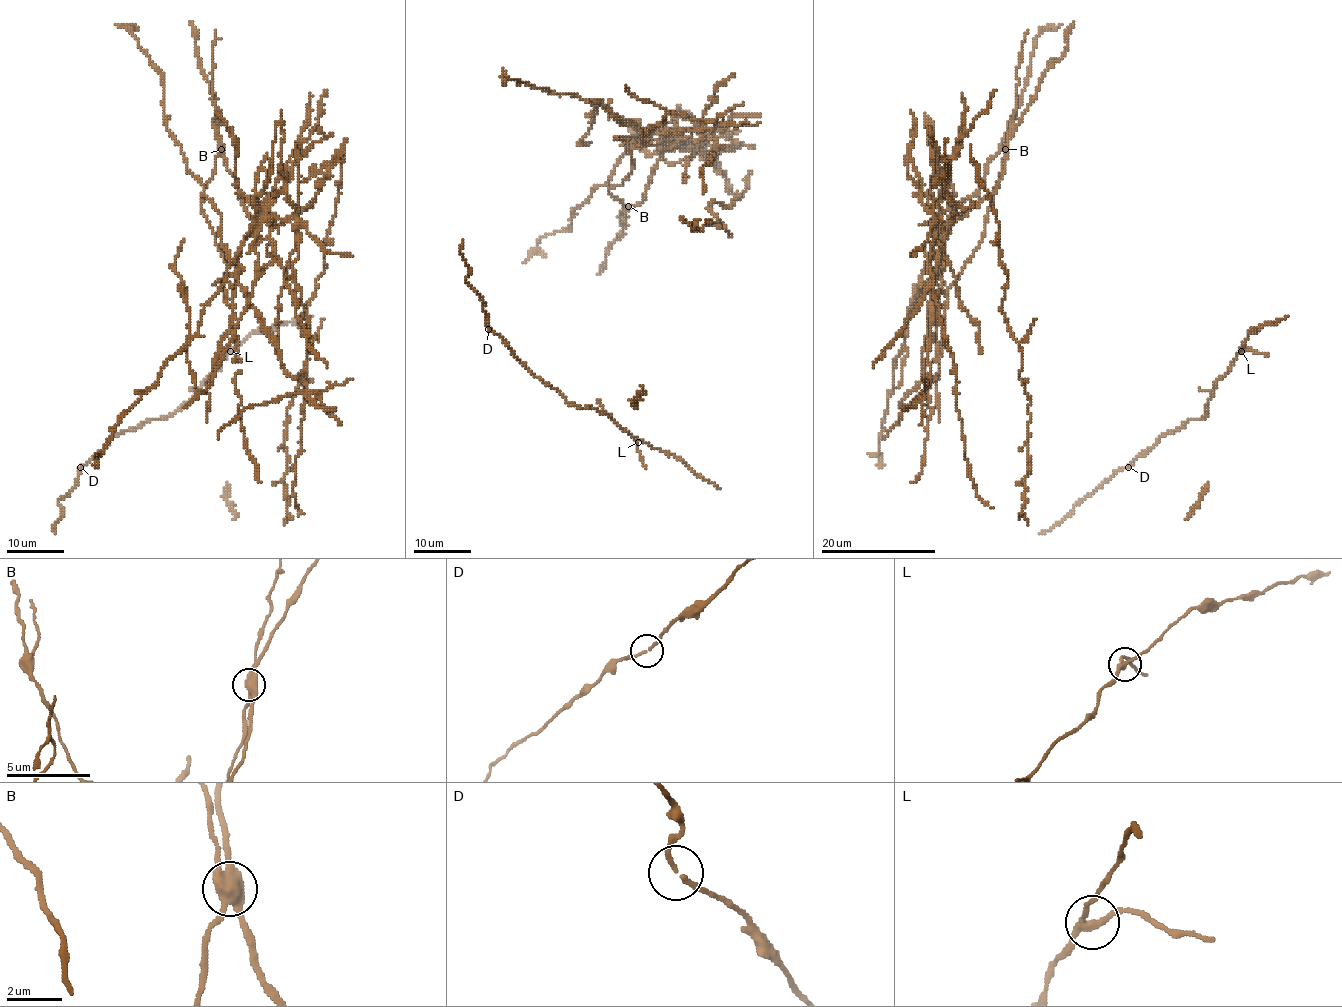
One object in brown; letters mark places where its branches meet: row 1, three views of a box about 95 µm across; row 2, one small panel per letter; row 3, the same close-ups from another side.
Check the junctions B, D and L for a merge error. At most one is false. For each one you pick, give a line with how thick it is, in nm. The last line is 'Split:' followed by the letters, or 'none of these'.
B: calibre 440 nm
Split: B

